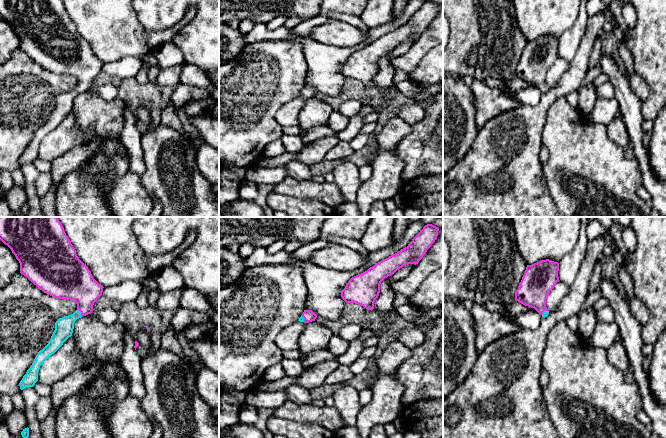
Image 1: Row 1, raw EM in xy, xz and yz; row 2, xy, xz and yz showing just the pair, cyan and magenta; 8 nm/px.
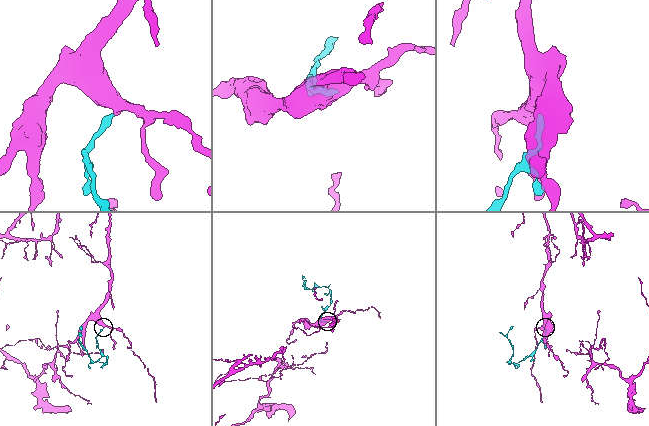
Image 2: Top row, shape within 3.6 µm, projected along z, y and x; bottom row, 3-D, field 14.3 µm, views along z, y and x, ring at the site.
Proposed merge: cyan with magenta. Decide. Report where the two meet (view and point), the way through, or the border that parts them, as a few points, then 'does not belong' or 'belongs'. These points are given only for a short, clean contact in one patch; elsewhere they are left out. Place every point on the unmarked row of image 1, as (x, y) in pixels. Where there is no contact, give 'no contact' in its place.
xy (80, 89) | across xy (64, 102), (80, 89), (81, 65), (76, 59) | belongs

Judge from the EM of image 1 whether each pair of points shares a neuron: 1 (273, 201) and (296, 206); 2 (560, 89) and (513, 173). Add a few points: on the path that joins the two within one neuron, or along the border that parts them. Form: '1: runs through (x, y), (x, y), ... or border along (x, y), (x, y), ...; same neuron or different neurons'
1: runs through (279, 202), (290, 205); same neuron
2: runs through (541, 109), (514, 137), (513, 152); same neuron

